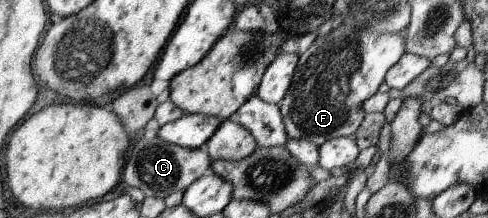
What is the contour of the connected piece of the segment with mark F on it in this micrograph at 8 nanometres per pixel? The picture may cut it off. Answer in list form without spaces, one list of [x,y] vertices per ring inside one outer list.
[[[349,26],[336,29],[325,28],[298,58],[297,68],[293,75],[294,79],[287,94],[279,103],[288,138],[307,139],[320,147],[329,139],[353,137],[366,115],[362,107],[364,100],[371,98],[378,92],[377,90],[384,81],[389,68],[405,53],[404,38],[405,33],[378,35],[372,29],[353,31]]]

